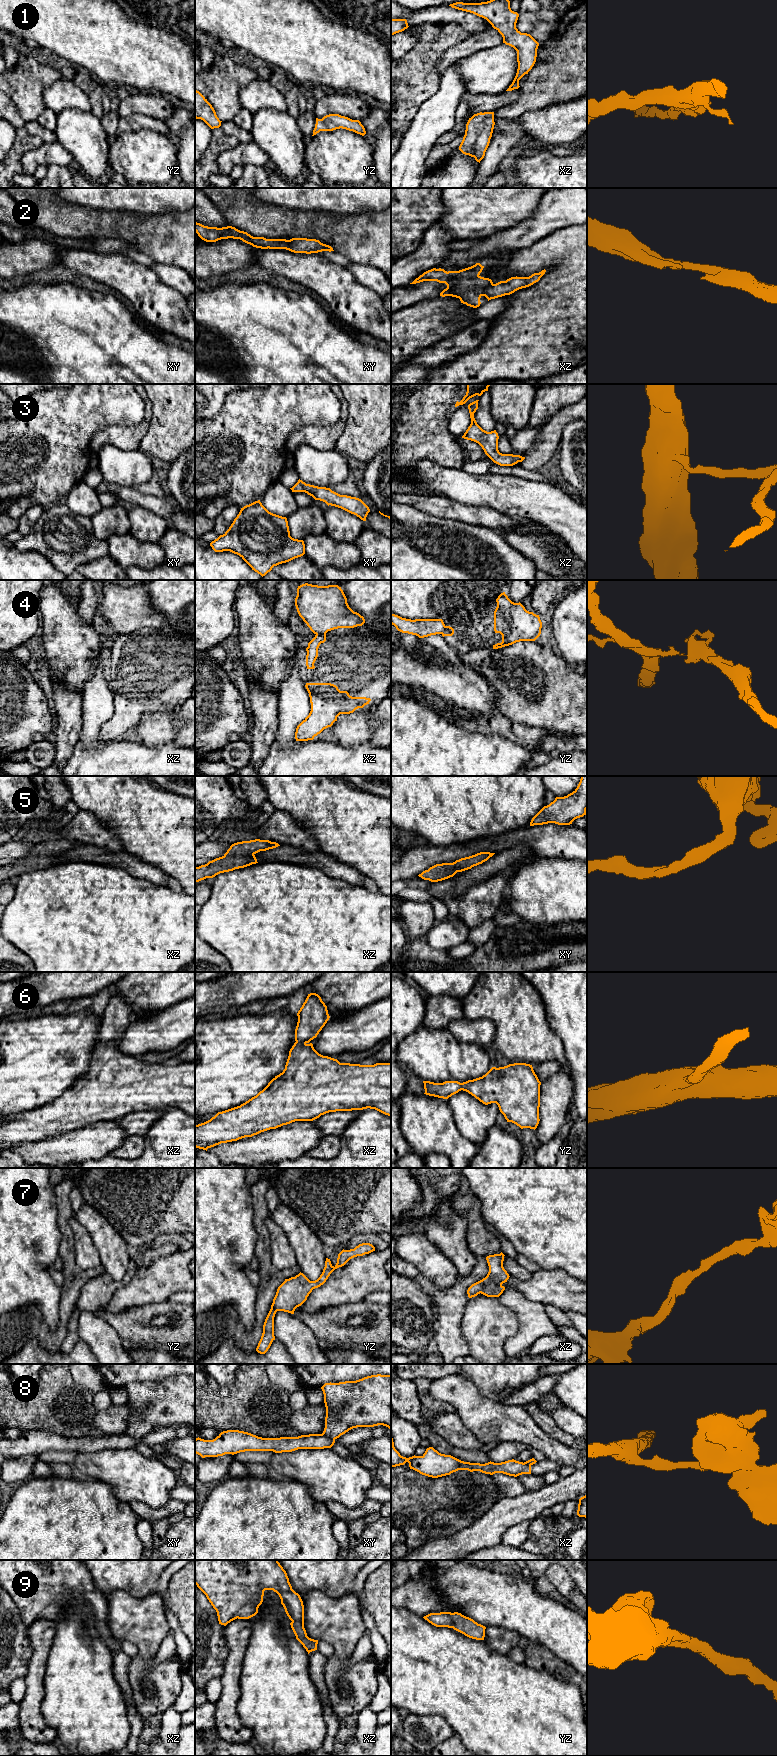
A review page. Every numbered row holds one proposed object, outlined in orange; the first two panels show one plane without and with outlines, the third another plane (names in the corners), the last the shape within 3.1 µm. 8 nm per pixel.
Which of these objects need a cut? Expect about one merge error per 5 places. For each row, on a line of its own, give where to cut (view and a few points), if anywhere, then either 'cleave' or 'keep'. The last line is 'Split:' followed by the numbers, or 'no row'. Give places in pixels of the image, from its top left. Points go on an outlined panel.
1: no cut | keep
2: no cut | keep
3: no cut | keep
4: xz (325, 632), (316, 634) | cleave
5: no cut | keep
6: no cut | keep
7: no cut | keep
8: xy (322, 1433), (334, 1440) | cleave
9: no cut | keep
Split: 4, 8

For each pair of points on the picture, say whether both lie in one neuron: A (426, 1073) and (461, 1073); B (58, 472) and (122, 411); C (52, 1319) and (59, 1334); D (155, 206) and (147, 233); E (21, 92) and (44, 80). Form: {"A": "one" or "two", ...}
{"A": "one", "B": "one", "C": "two", "D": "two", "E": "one"}

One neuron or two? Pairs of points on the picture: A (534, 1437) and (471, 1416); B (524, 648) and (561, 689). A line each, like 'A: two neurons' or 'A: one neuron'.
A: one neuron
B: one neuron

